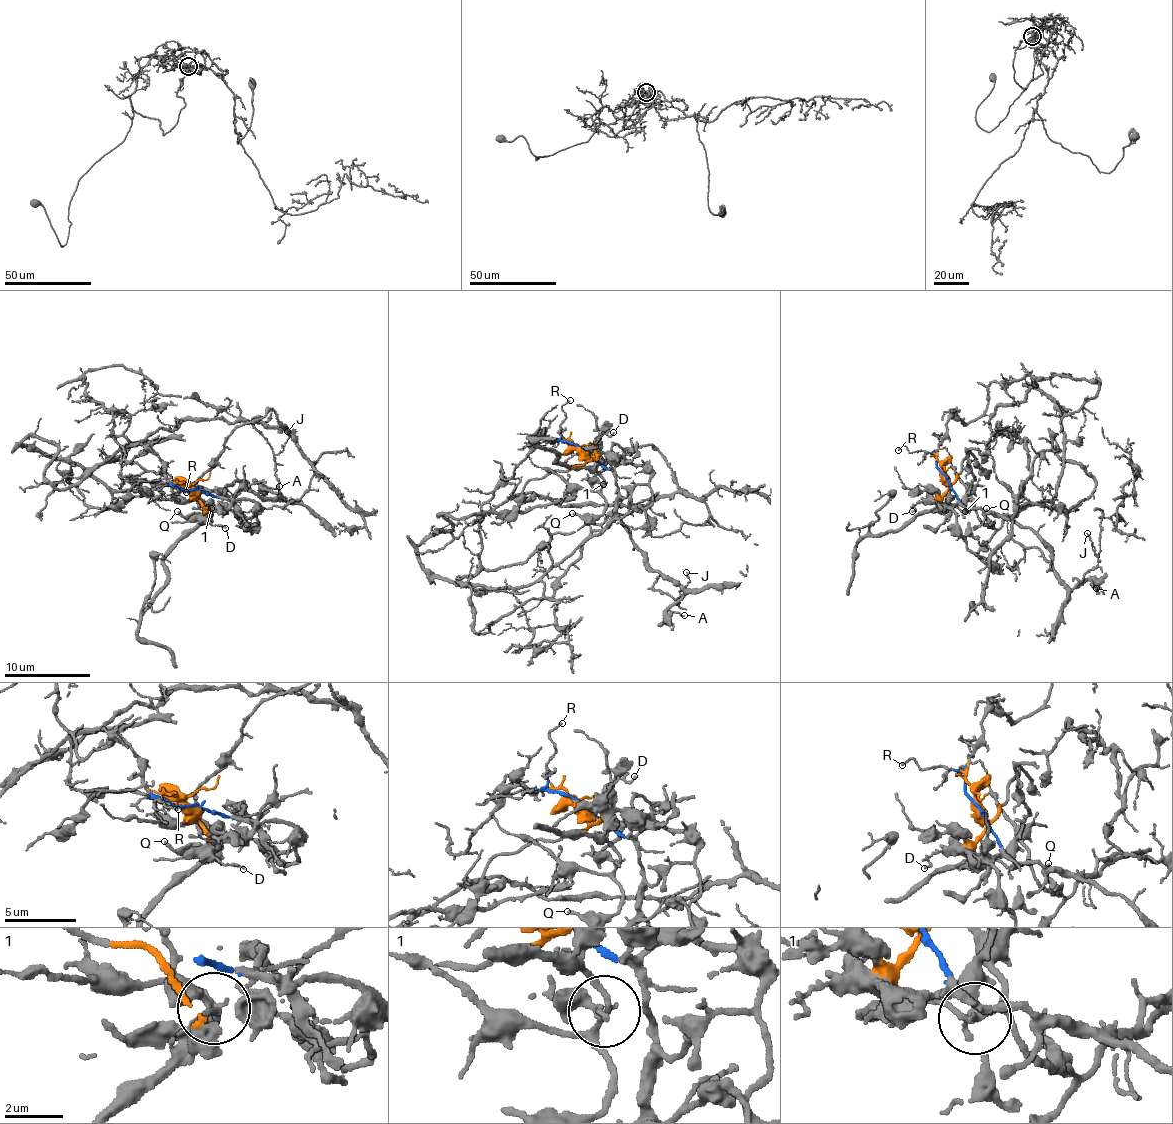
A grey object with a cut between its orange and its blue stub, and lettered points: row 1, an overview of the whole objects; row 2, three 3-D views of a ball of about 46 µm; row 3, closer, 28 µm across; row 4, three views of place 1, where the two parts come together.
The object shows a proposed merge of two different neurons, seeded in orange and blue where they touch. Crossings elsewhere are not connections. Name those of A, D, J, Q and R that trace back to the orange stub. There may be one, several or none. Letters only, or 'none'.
D, Q

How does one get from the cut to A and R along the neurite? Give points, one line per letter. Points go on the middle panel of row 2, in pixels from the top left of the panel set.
A: (583, 450), (613, 475), (617, 494), (616, 515), (650, 567), (668, 575), (684, 592), (669, 609), (684, 616)
R: (583, 450), (561, 439), (565, 415), (563, 406), (569, 400)

